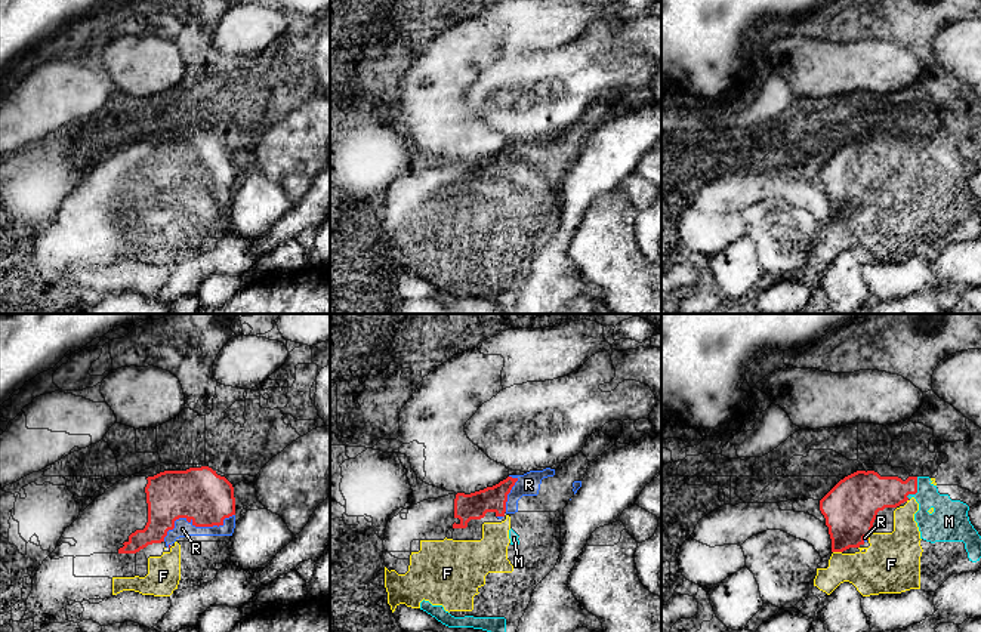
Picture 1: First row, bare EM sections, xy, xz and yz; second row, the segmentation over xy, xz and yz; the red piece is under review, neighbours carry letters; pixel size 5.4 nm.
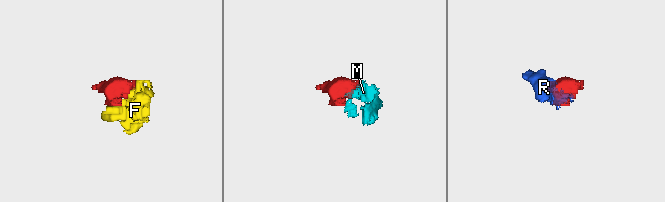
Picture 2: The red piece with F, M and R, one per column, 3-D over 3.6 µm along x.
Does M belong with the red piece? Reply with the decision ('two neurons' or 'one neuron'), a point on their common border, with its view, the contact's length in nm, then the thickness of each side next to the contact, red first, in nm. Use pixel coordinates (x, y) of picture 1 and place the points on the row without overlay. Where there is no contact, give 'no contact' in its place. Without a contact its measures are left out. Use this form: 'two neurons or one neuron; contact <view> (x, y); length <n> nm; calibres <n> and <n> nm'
one neuron; contact yz (916, 159); length 130 nm; calibres 220 and 200 nm

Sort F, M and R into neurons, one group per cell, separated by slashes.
F M R

